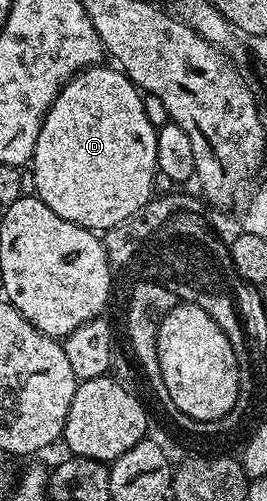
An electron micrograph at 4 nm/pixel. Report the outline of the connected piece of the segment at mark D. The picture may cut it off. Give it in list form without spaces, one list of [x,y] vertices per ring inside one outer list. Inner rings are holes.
[[[93,66],[84,69],[83,72],[77,72],[67,84],[54,98],[54,102],[48,107],[48,112],[44,116],[44,121],[40,127],[38,134],[38,142],[34,146],[34,154],[30,161],[30,169],[32,168],[32,176],[30,172],[30,180],[36,183],[34,188],[35,195],[40,197],[40,201],[46,206],[50,206],[50,210],[54,210],[54,214],[58,214],[62,218],[66,218],[70,222],[80,224],[83,228],[93,230],[105,230],[114,227],[116,223],[122,222],[124,218],[130,217],[143,204],[147,203],[154,196],[152,183],[154,182],[154,174],[156,170],[156,133],[158,129],[150,122],[150,118],[146,118],[146,106],[144,105],[144,96],[136,84],[116,66],[104,68],[105,66]]]

